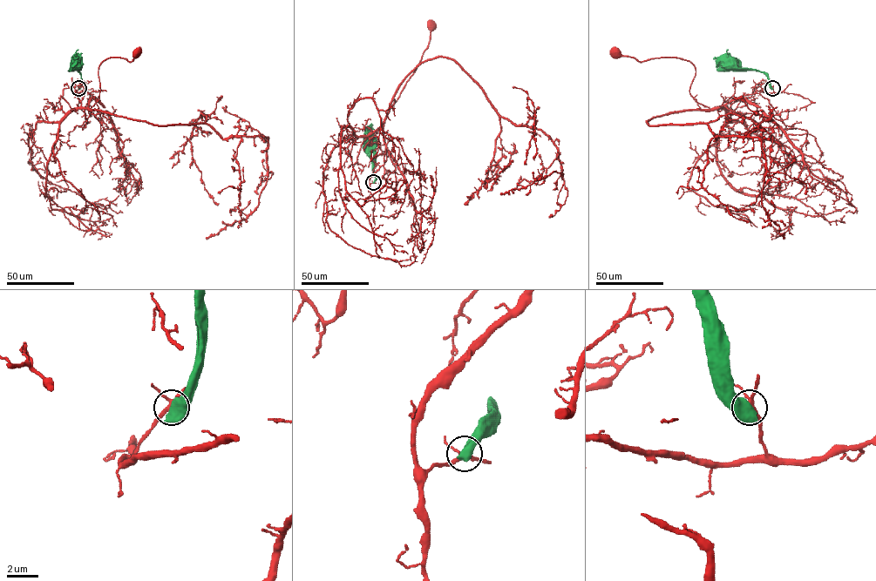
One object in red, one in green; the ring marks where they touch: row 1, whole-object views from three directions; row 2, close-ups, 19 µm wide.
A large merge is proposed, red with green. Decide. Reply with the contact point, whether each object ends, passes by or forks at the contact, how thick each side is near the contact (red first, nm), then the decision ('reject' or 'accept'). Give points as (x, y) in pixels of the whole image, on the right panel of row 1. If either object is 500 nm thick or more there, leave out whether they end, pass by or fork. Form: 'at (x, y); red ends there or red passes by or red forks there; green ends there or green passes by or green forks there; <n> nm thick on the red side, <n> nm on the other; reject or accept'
at (772, 88); 200 nm thick on the red side, 850 nm on the other; reject

